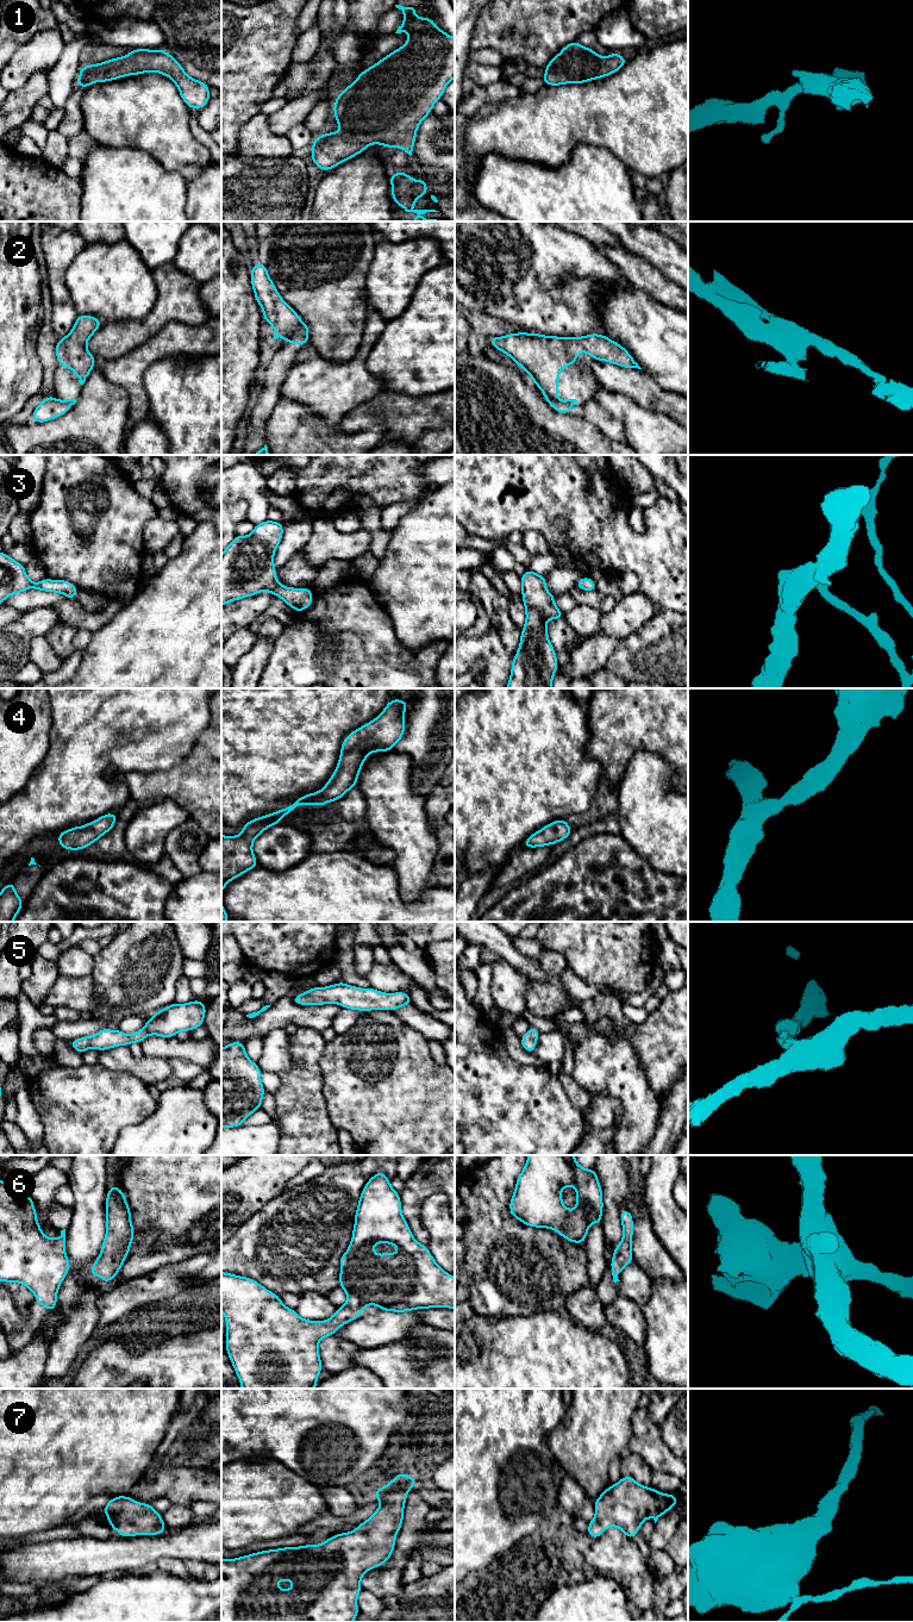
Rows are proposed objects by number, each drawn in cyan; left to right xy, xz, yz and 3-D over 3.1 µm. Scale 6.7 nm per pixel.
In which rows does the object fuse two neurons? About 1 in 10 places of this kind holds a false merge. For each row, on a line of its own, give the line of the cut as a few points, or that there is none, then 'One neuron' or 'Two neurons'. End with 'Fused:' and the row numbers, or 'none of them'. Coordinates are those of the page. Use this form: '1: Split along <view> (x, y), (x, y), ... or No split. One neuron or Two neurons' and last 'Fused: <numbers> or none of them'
1: No split. One neuron
2: Split along xz (301, 322), (298, 330), (287, 340). Two neurons
3: No split. One neuron
4: No split. One neuron
5: No split. One neuron
6: No split. One neuron
7: No split. One neuron
Fused: 2

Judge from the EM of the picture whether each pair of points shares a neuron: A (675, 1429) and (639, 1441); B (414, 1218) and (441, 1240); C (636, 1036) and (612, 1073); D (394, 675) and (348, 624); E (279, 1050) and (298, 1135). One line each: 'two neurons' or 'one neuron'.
A: two neurons
B: two neurons
C: two neurons
D: one neuron
E: two neurons

